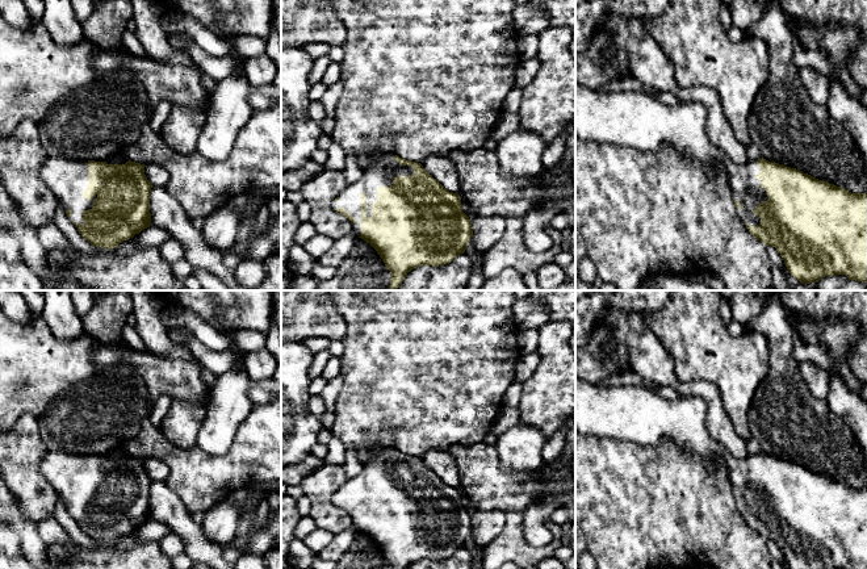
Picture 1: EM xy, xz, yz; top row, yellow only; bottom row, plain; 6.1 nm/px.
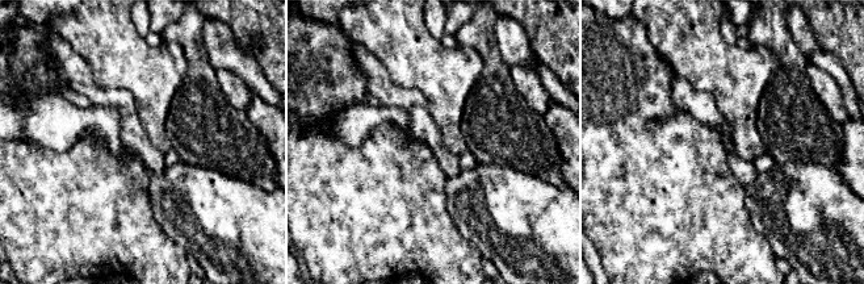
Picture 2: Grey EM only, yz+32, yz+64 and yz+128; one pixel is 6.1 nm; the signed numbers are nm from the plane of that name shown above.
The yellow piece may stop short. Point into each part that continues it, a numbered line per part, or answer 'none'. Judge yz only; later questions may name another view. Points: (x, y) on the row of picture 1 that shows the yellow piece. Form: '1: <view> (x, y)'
1: yz (633, 118)

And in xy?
1: xy (66, 178)

